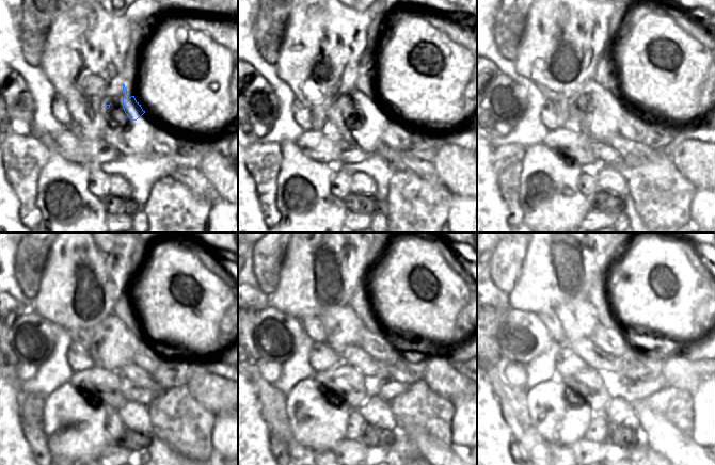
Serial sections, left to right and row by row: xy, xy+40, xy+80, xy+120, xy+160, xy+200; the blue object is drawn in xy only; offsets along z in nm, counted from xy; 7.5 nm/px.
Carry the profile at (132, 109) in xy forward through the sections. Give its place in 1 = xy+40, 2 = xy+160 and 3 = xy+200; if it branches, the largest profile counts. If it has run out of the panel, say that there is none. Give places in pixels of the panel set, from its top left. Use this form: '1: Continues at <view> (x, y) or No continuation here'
1: Continues at xy+40 (350, 111)
2: Continues at xy+160 (343, 327)
3: Continues at xy+200 (578, 318)

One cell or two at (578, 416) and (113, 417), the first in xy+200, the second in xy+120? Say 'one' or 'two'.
two

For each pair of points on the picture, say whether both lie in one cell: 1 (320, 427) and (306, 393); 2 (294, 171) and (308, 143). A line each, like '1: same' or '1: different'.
1: same
2: different

